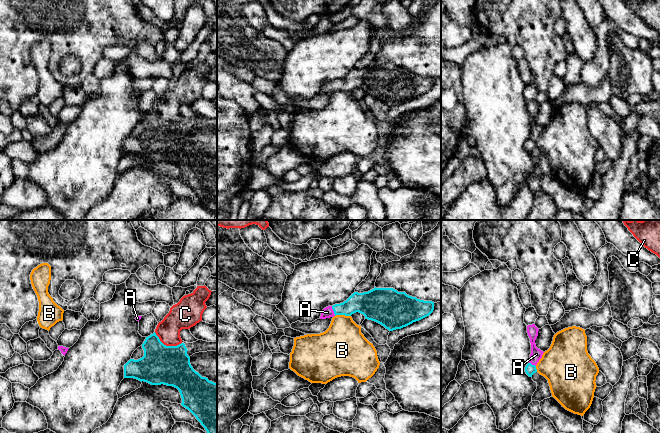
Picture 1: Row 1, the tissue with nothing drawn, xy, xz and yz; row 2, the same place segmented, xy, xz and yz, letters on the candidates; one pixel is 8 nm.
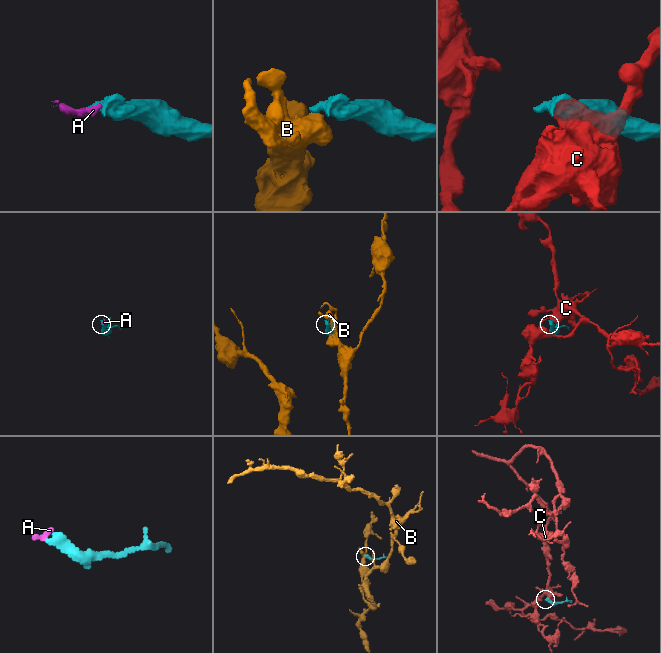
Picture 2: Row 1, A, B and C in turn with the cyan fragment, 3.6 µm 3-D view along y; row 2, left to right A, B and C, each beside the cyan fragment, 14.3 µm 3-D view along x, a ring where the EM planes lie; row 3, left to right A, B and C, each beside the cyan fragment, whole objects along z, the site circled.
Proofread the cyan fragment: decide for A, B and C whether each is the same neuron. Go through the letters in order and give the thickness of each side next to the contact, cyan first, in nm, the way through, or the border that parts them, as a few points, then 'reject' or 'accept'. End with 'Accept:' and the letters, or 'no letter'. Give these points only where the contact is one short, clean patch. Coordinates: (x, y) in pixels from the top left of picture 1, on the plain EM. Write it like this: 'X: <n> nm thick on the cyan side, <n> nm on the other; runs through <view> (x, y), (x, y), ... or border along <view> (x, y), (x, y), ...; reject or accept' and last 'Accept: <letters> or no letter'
A: 160 nm thick on the cyan side, 90 nm on the other; runs through xz (363, 79), (333, 86), (327, 88); accept
B: 220 nm thick on the cyan side, 360 nm on the other; border along xz (350, 91), (335, 92); reject
C: 320 nm thick on the cyan side, 190 nm on the other; reject
Accept: A

